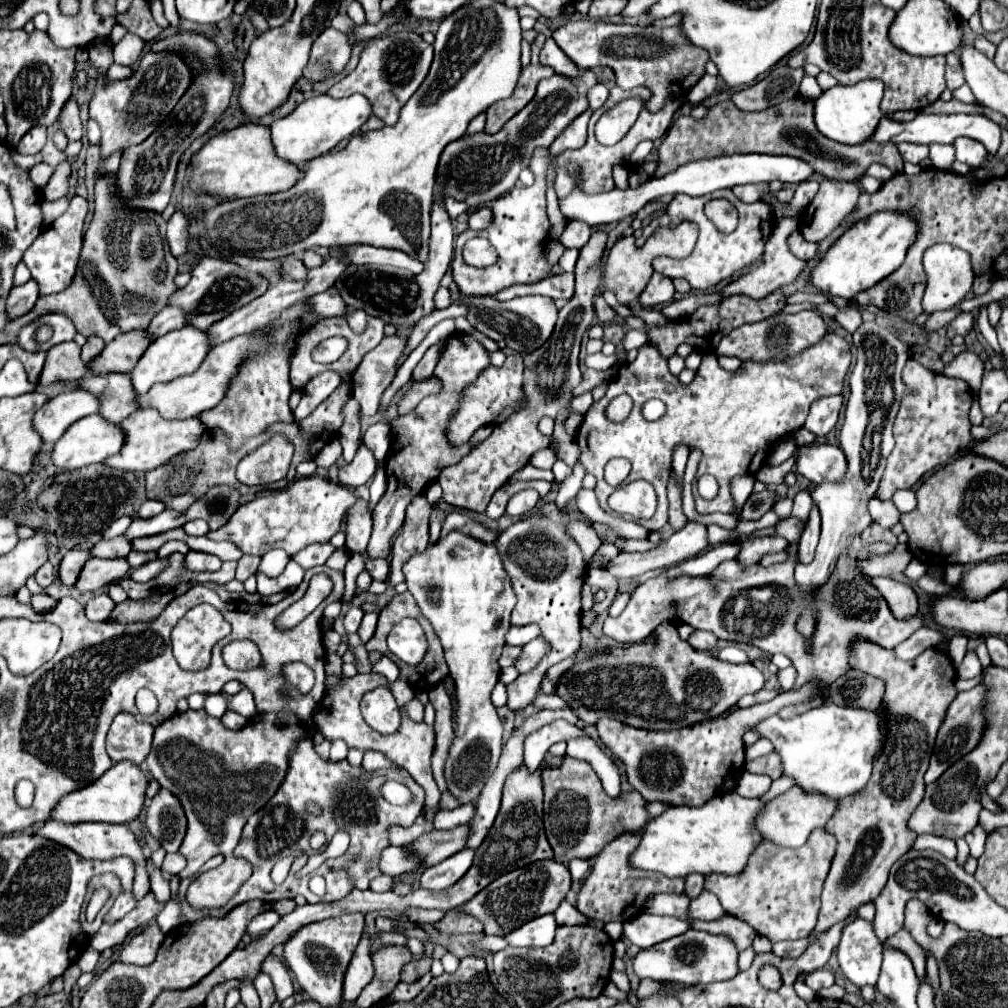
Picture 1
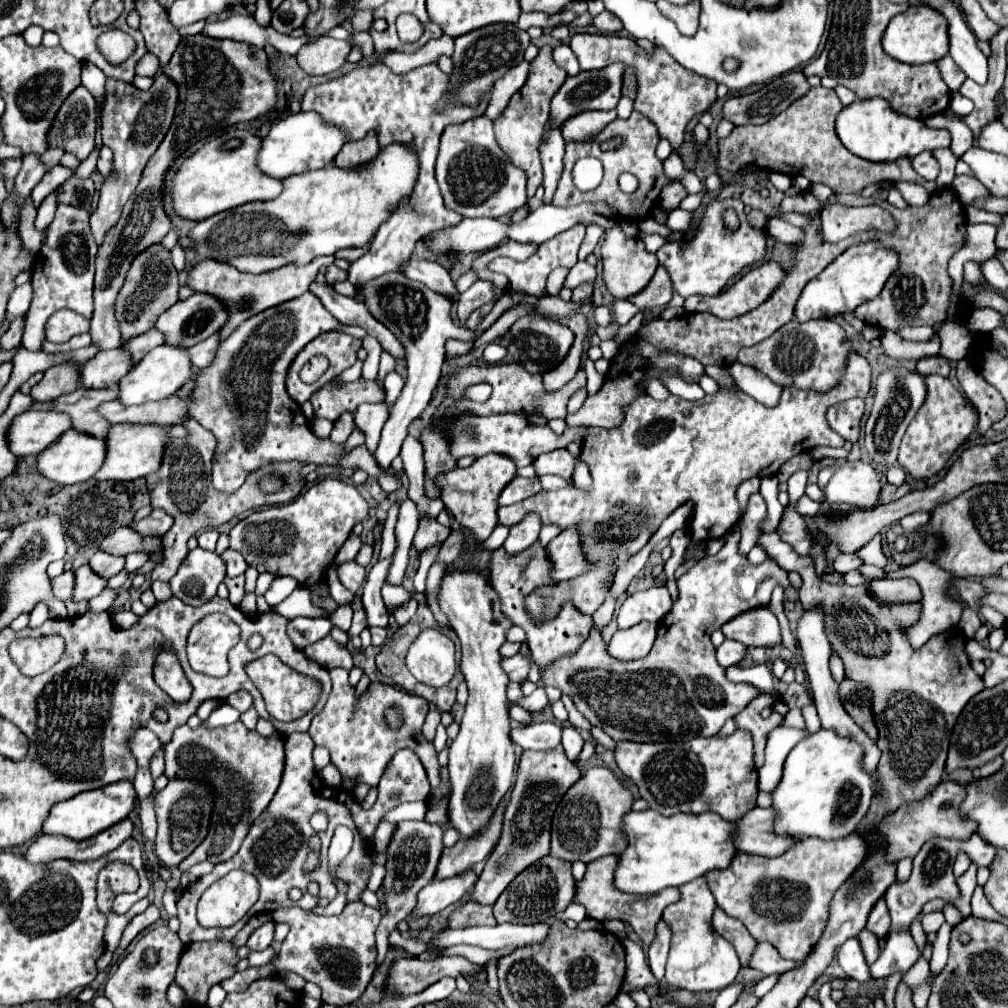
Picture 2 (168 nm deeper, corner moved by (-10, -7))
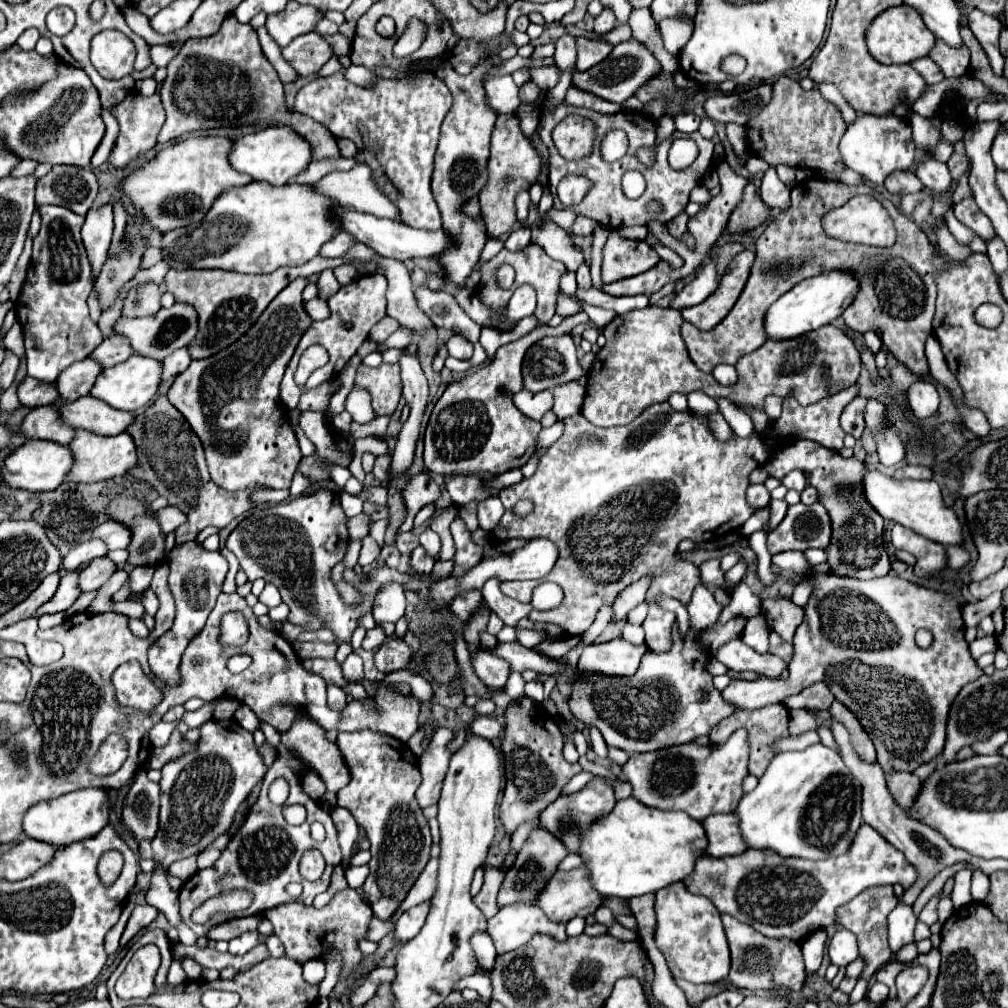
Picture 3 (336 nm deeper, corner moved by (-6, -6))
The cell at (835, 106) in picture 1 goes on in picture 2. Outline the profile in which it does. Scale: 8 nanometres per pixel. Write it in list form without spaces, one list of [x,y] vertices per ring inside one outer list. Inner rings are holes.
[[[881,97],[859,99],[843,107],[841,113],[837,115],[835,127],[837,127],[837,135],[841,143],[853,155],[869,159],[869,161],[895,161],[899,157],[915,157],[921,151],[943,149],[943,147],[949,147],[951,143],[951,135],[947,129],[931,129],[921,119],[899,115]]]

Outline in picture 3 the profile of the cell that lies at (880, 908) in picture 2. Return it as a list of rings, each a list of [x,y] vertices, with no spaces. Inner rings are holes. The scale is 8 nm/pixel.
[[[875,886],[875,888],[863,890],[863,894],[859,894],[857,898],[853,898],[849,904],[837,908],[835,924],[841,926],[841,928],[851,930],[857,936],[859,958],[865,962],[861,978],[867,980],[867,982],[875,976],[875,972],[885,962],[891,960],[891,948],[889,948],[889,942],[887,942],[887,916],[897,906],[897,902],[899,900],[893,894],[893,886]]]

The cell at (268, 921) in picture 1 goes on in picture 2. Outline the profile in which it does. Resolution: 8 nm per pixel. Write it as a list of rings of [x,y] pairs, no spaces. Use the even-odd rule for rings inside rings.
[[[269,921],[251,933],[251,937],[247,939],[247,947],[251,951],[263,951],[273,943],[273,939],[275,939],[275,923]]]

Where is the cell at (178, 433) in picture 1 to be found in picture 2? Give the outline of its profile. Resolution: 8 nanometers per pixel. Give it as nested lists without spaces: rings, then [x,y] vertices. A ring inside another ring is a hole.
[[[117,423],[111,427],[111,435],[107,437],[107,459],[103,467],[97,471],[95,479],[105,481],[133,481],[139,477],[147,477],[155,471],[159,471],[165,447],[171,439],[179,437],[185,439],[189,431],[183,425],[167,427],[167,425],[157,425],[157,423],[145,423],[145,425],[127,425],[127,423]]]

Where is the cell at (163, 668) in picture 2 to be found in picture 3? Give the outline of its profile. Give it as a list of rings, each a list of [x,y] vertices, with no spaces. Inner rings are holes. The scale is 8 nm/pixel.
[[[191,540],[185,544],[177,544],[171,552],[169,552],[169,586],[175,598],[175,606],[177,606],[177,618],[173,628],[155,642],[155,646],[151,646],[149,650],[149,664],[151,670],[157,678],[165,680],[165,682],[179,682],[179,660],[183,650],[187,648],[187,644],[191,642],[191,638],[195,638],[205,622],[209,612],[215,606],[217,596],[221,594],[221,586],[227,574],[227,560],[221,556],[221,552],[209,552],[205,550],[199,542]]]

